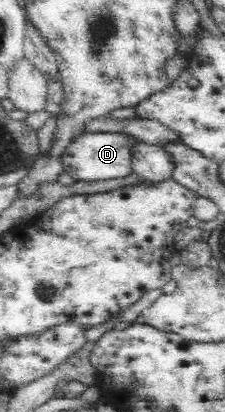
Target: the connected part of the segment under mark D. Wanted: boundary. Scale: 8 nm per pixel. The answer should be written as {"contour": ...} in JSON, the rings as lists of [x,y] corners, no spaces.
{"contour":[[[127,131],[88,132],[74,137],[64,147],[60,155],[60,162],[64,174],[72,176],[76,181],[108,181],[108,179],[124,179],[133,173],[132,152],[140,141]]]}

